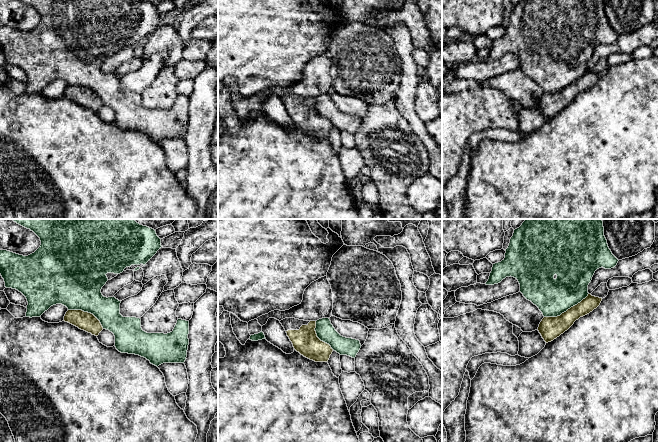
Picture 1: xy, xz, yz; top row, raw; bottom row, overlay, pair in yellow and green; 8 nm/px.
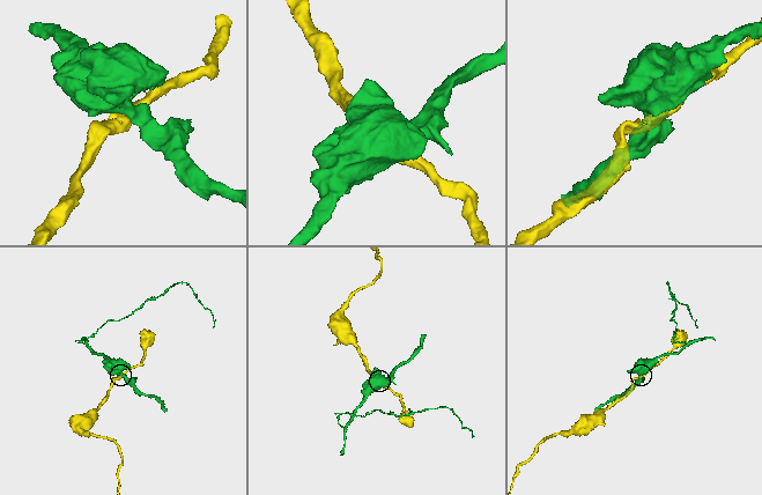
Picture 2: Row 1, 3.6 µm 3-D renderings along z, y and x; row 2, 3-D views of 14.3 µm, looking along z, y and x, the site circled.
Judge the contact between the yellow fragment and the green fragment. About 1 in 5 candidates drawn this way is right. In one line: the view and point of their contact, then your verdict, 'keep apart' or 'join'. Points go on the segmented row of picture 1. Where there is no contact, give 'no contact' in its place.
meets yellow in yz at (567, 310); keep apart

